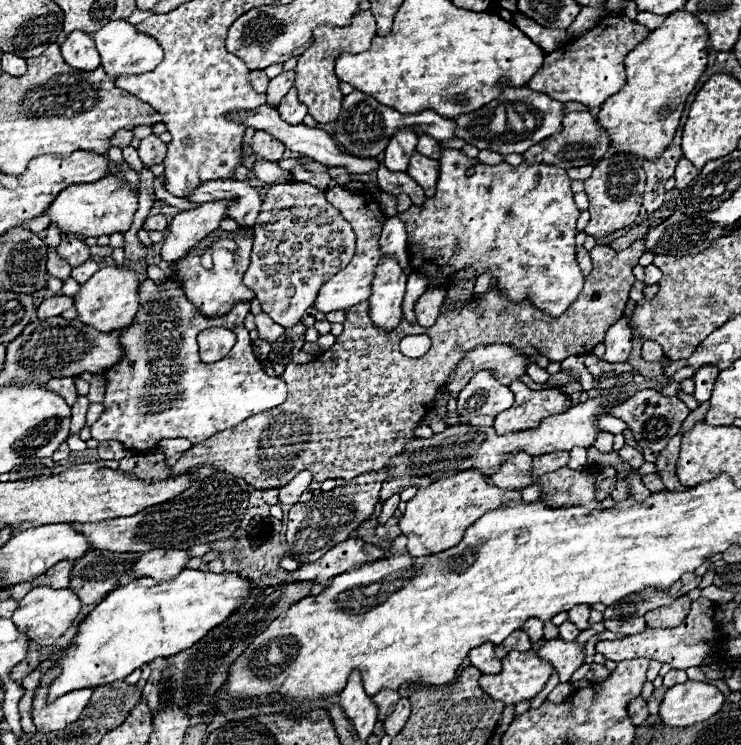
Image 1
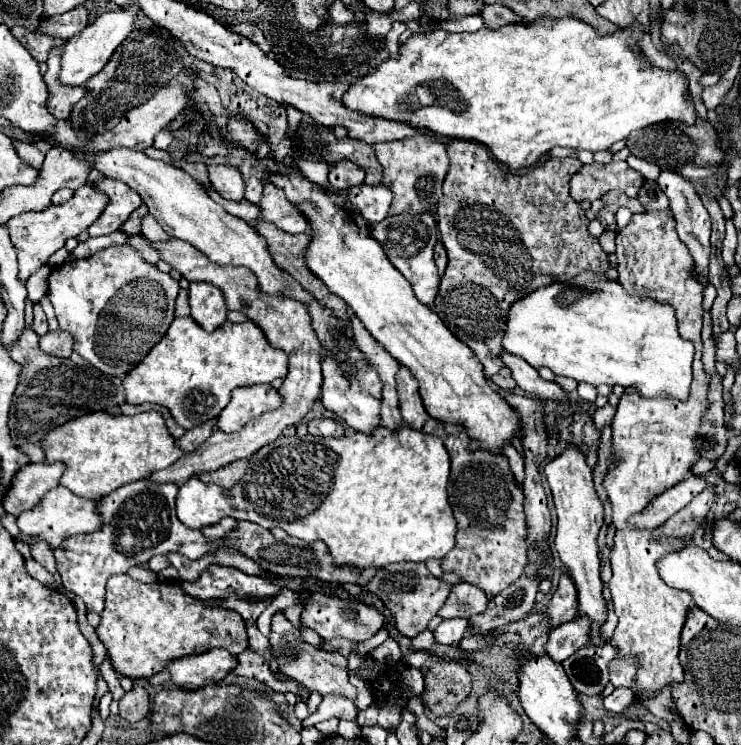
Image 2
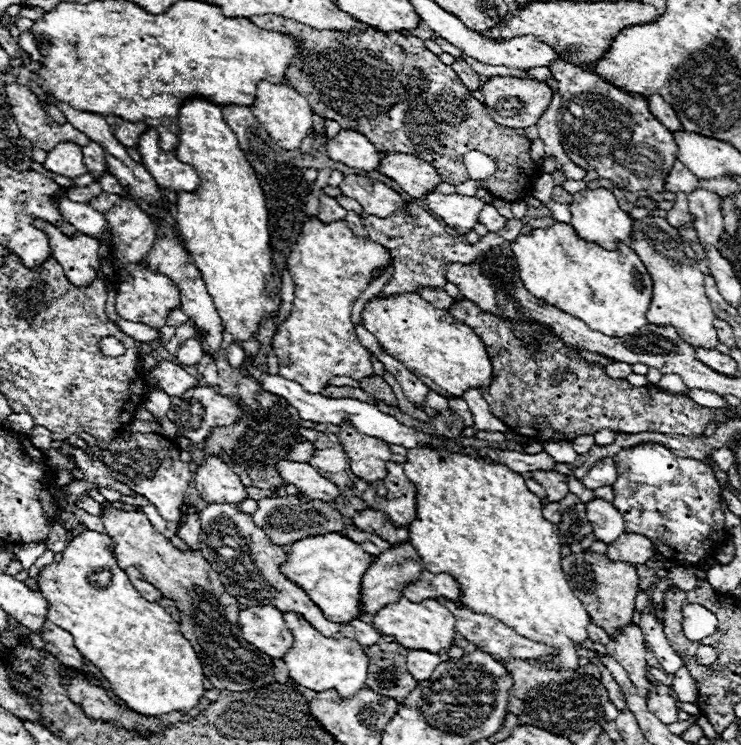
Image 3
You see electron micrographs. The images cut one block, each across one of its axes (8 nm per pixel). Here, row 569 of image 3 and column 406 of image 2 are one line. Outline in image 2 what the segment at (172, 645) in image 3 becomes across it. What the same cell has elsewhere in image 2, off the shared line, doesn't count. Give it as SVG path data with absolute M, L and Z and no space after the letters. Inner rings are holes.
M564 14L564 16L542 16L530 24L504 24L496 30L482 26L478 32L470 34L470 32L462 32L462 34L452 34L446 30L436 30L436 32L420 32L420 34L412 34L408 38L408 42L404 46L400 46L400 58L398 60L386 60L380 66L376 66L372 72L368 72L364 78L360 78L358 82L354 82L350 86L350 90L344 94L342 102L352 108L358 110L362 114L368 116L380 116L380 118L388 118L388 120L396 120L396 122L410 122L416 128L428 128L432 132L438 132L446 138L464 138L464 140L474 140L474 142L482 142L486 144L494 158L500 160L502 164L506 164L510 170L522 170L528 168L532 164L536 164L540 160L540 156L544 156L550 148L554 146L568 146L568 148L580 148L580 150L590 150L590 152L598 152L598 150L606 150L610 148L614 142L624 140L630 136L630 132L634 130L642 130L646 126L658 124L658 122L666 122L666 120L680 120L684 124L694 124L698 118L698 112L694 108L694 100L690 96L688 90L688 76L680 70L662 70L656 68L652 64L652 60L644 54L640 40L644 36L644 26L640 22L634 22L628 28L616 30L614 34L600 34L596 32L594 26L590 26L588 22L582 22L580 18L572 16L572 14Z

